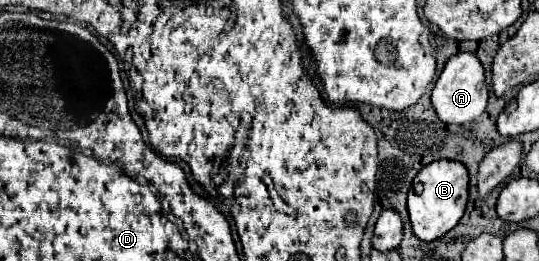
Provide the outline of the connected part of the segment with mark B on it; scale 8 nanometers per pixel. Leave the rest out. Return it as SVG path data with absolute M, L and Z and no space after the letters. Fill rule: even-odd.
M434 161L418 171L408 191L408 213L412 231L422 241L434 241L448 233L464 215L468 205L468 169L460 161Z

